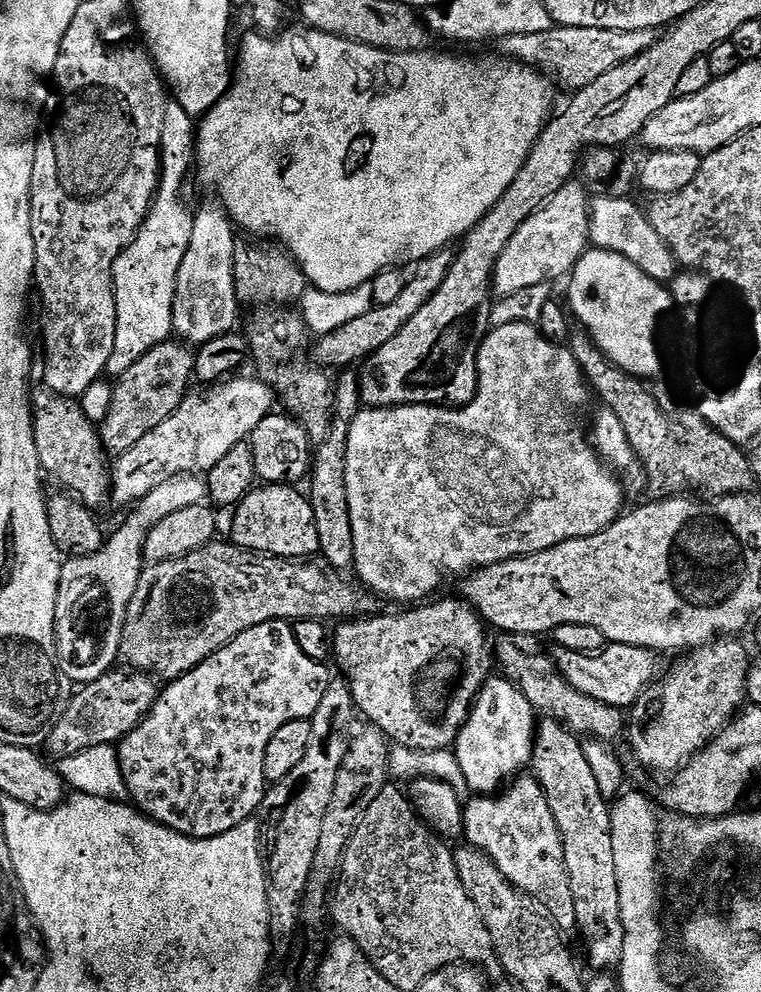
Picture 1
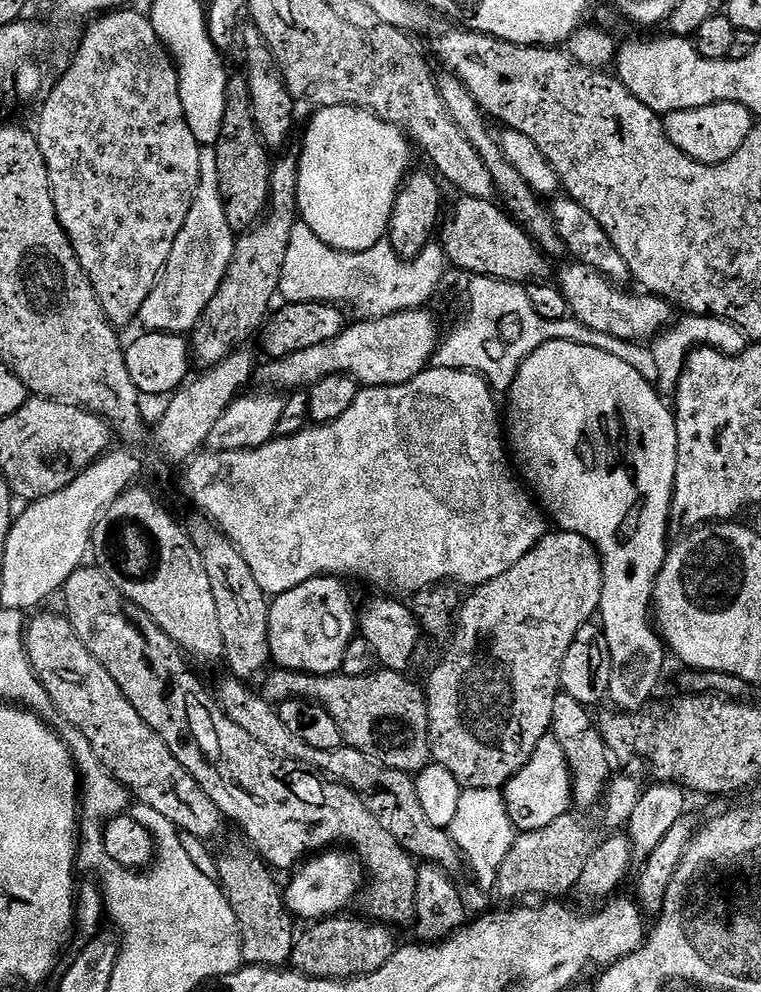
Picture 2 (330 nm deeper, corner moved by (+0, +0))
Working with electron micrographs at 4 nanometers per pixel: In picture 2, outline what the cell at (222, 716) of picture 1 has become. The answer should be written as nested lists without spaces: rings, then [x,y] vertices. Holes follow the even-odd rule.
[[[315,576],[294,590],[286,590],[275,597],[268,606],[268,654],[277,669],[305,672],[312,676],[331,676],[340,672],[342,654],[354,639],[358,620],[352,616],[352,596],[343,579],[335,576]]]

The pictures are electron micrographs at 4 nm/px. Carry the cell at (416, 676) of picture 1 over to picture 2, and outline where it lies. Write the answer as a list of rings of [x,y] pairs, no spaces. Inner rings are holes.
[[[552,530],[545,534],[541,540],[506,574],[498,574],[485,584],[477,584],[471,589],[468,597],[463,597],[458,608],[460,616],[460,629],[448,648],[448,653],[436,664],[436,669],[428,676],[426,685],[426,697],[428,705],[428,755],[433,765],[445,767],[460,784],[461,789],[468,788],[493,788],[503,789],[508,779],[515,776],[516,772],[532,757],[538,742],[542,742],[544,736],[549,735],[552,727],[552,715],[554,714],[554,702],[560,687],[560,663],[566,654],[568,644],[578,634],[578,630],[585,627],[588,611],[599,609],[600,606],[600,582],[602,569],[600,559],[590,547],[588,541],[573,532],[561,532]]]

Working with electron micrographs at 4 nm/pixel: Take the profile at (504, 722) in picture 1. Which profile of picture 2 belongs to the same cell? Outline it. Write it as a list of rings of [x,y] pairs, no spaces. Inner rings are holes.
[[[551,734],[538,742],[532,757],[525,762],[515,776],[508,779],[502,789],[504,803],[507,804],[508,817],[517,833],[530,830],[542,830],[542,826],[550,826],[554,818],[567,816],[572,803],[572,774],[568,771],[568,763],[564,752]]]

